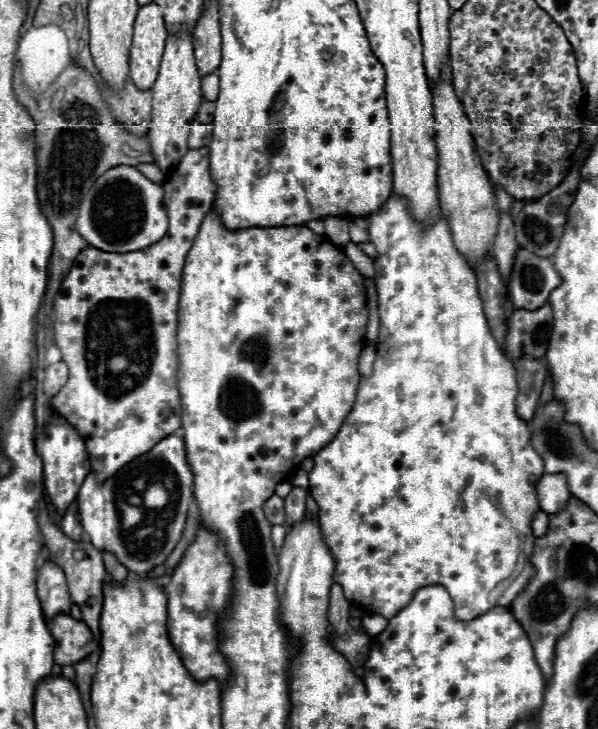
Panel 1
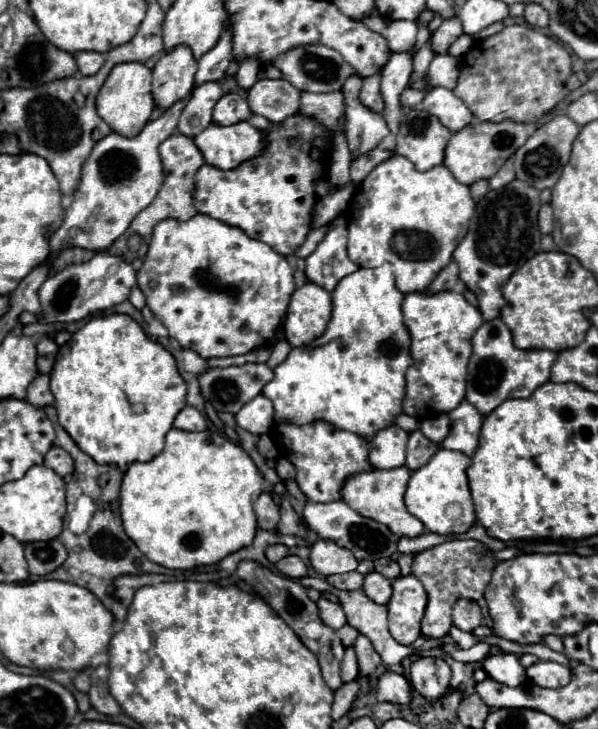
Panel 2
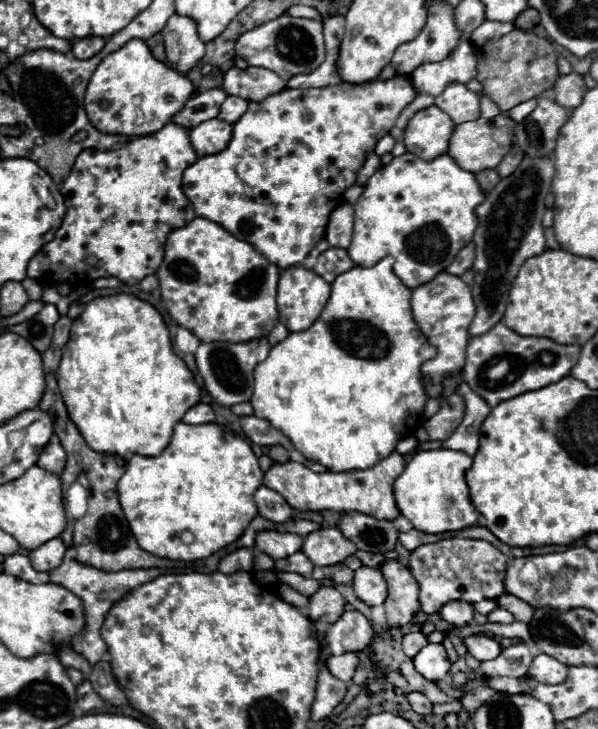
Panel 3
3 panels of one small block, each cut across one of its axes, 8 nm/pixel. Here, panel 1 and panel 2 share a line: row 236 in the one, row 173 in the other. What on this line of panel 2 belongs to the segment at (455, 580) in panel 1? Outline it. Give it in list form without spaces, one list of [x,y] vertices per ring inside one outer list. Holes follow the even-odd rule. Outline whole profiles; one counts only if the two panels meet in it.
[[[394,154],[364,178],[344,214],[348,222],[348,256],[362,268],[376,268],[382,262],[390,262],[396,268],[396,288],[402,294],[424,292],[436,274],[450,264],[452,252],[468,232],[474,208],[476,202],[470,196],[470,188],[460,184],[446,166],[420,172],[408,158]]]

